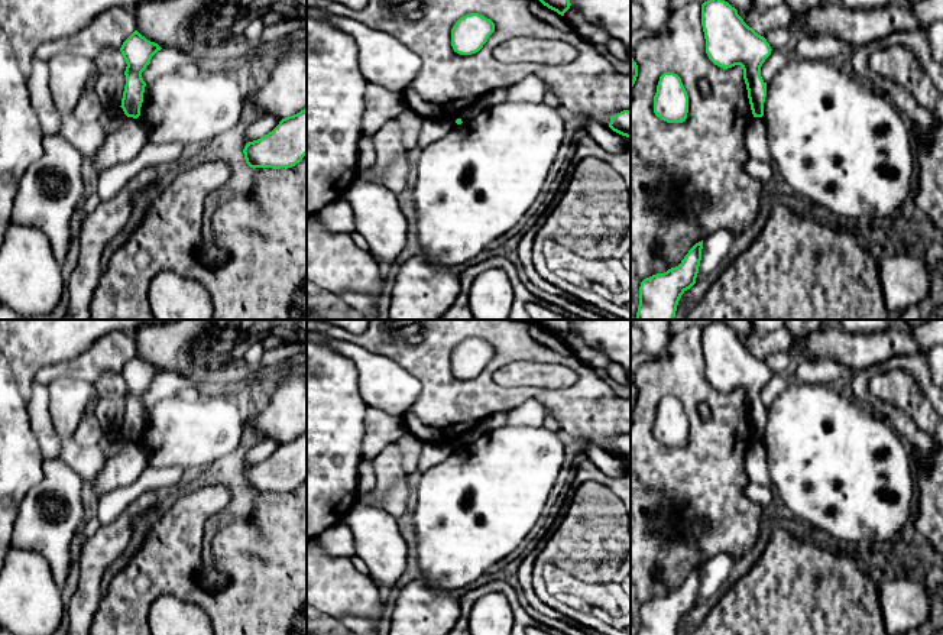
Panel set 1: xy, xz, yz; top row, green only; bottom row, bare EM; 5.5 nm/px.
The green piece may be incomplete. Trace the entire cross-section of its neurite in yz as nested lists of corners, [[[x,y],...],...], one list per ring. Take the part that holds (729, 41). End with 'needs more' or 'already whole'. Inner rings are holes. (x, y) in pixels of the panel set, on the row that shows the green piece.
[[[725,0],[701,4],[701,26],[709,59],[723,69],[742,67],[752,114],[762,117],[767,82],[761,77],[761,67],[771,55],[769,43]]] | already whole

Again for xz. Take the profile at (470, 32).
[[[470,13],[460,17],[451,29],[451,46],[460,55],[479,52],[495,32],[495,23],[479,14]]] | already whole

